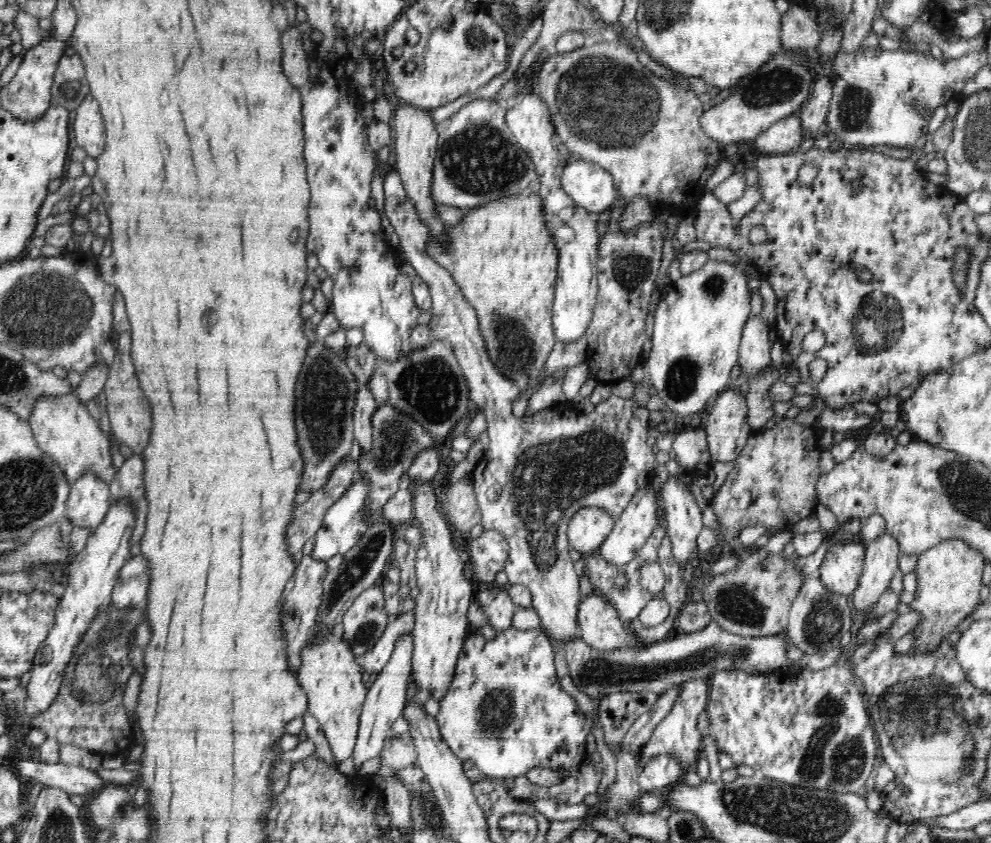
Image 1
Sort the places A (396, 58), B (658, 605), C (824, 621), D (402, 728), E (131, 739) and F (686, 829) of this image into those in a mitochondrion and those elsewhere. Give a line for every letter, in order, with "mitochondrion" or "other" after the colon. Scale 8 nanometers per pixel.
A: other
B: other
C: mitochondrion
D: other
E: other
F: mitochondrion

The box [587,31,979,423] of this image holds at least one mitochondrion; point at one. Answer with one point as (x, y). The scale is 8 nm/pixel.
(878, 325)

